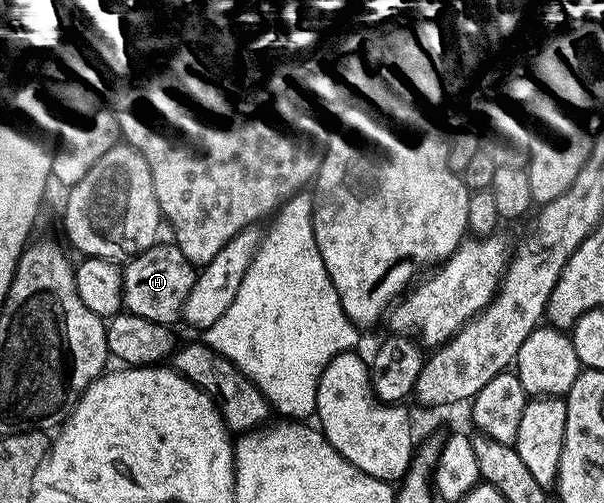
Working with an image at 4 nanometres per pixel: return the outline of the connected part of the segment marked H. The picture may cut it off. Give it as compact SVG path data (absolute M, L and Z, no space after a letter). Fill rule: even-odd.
M158 241L124 264L121 273L121 301L124 310L148 321L173 325L176 319L182 318L181 310L187 301L187 293L191 293L191 285L196 279L194 264L183 257L177 244Z

